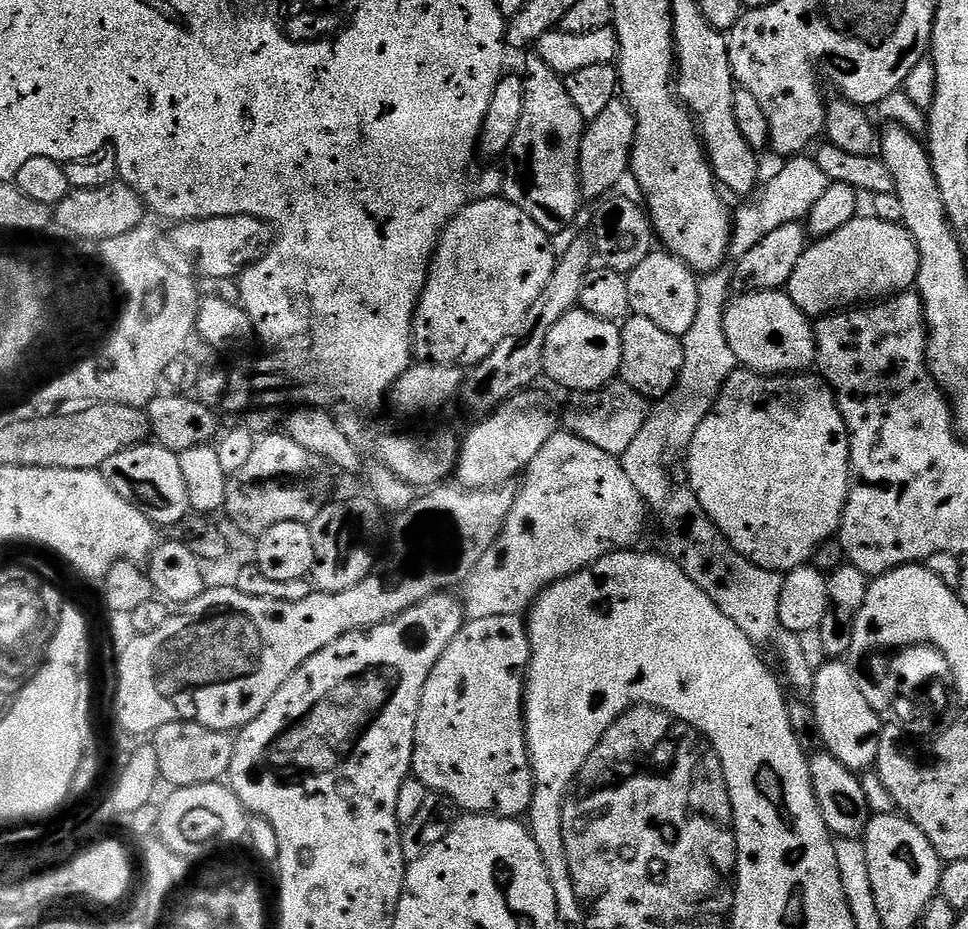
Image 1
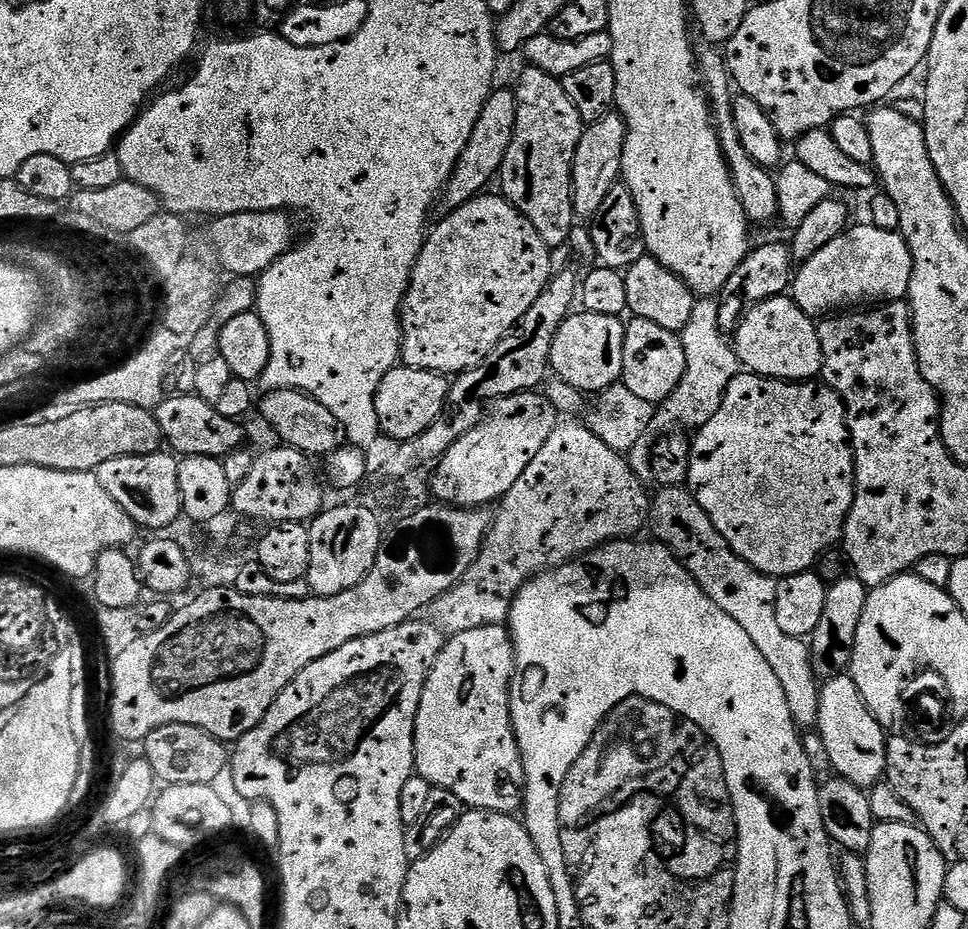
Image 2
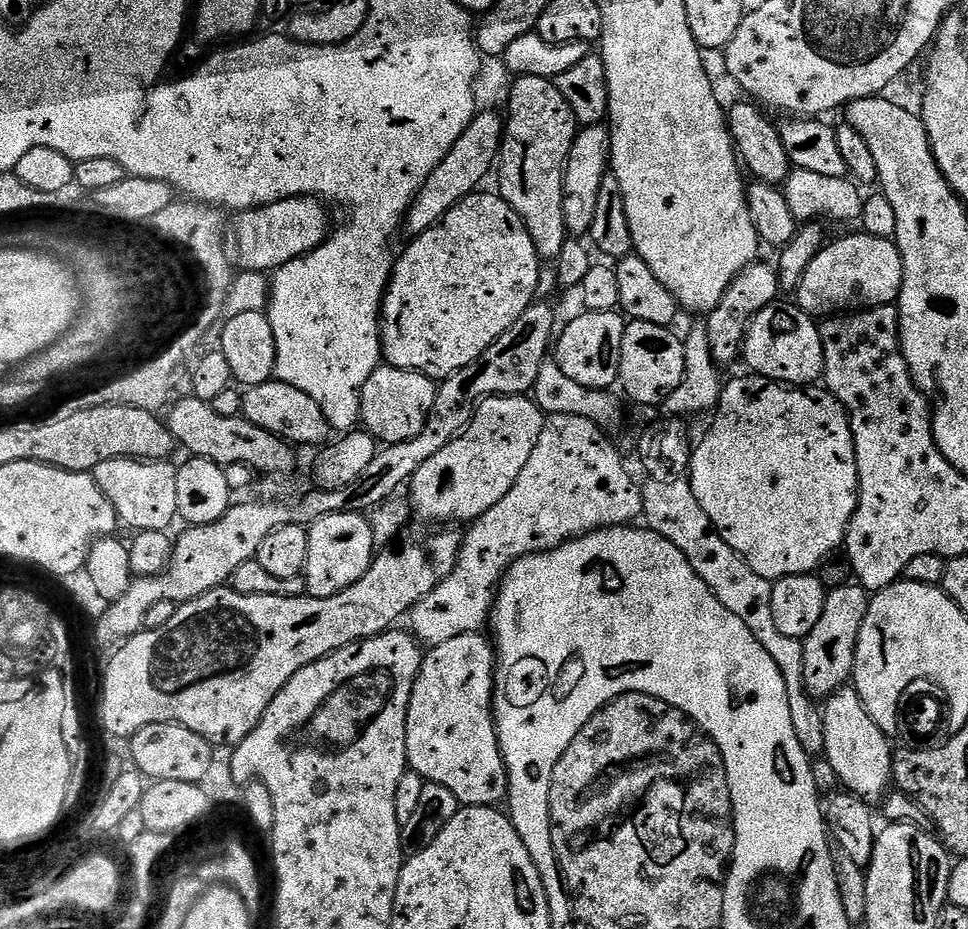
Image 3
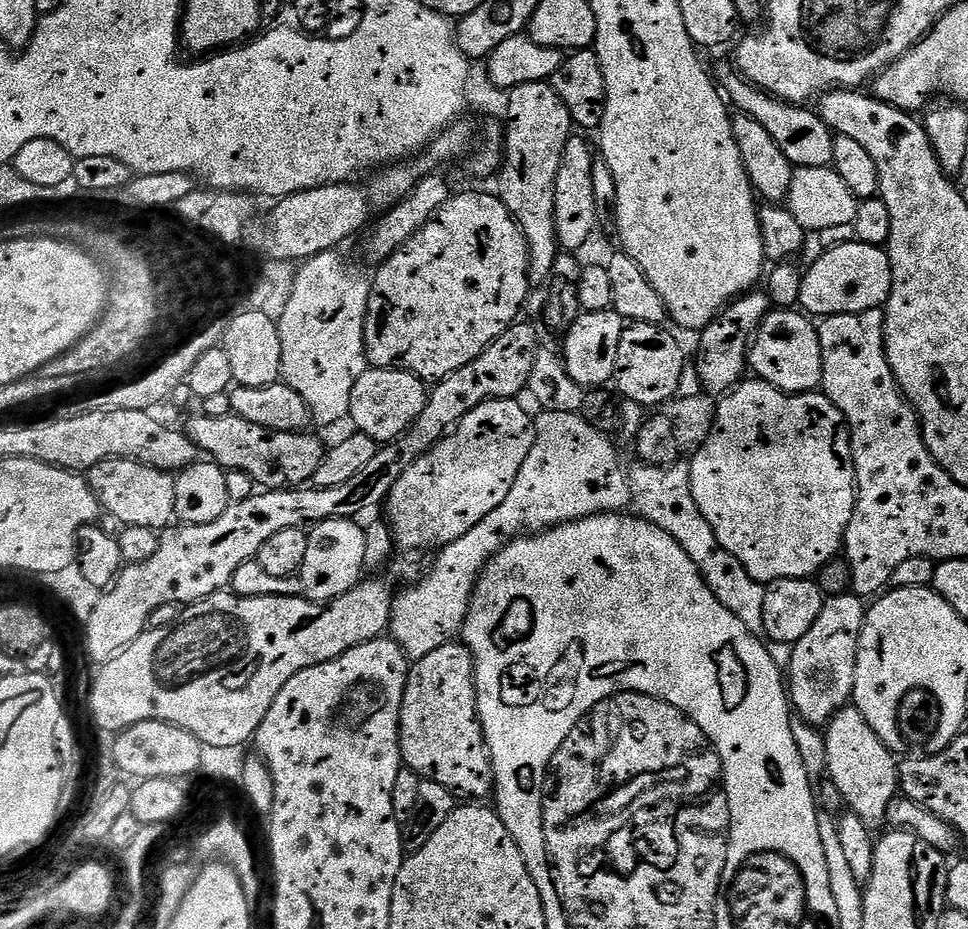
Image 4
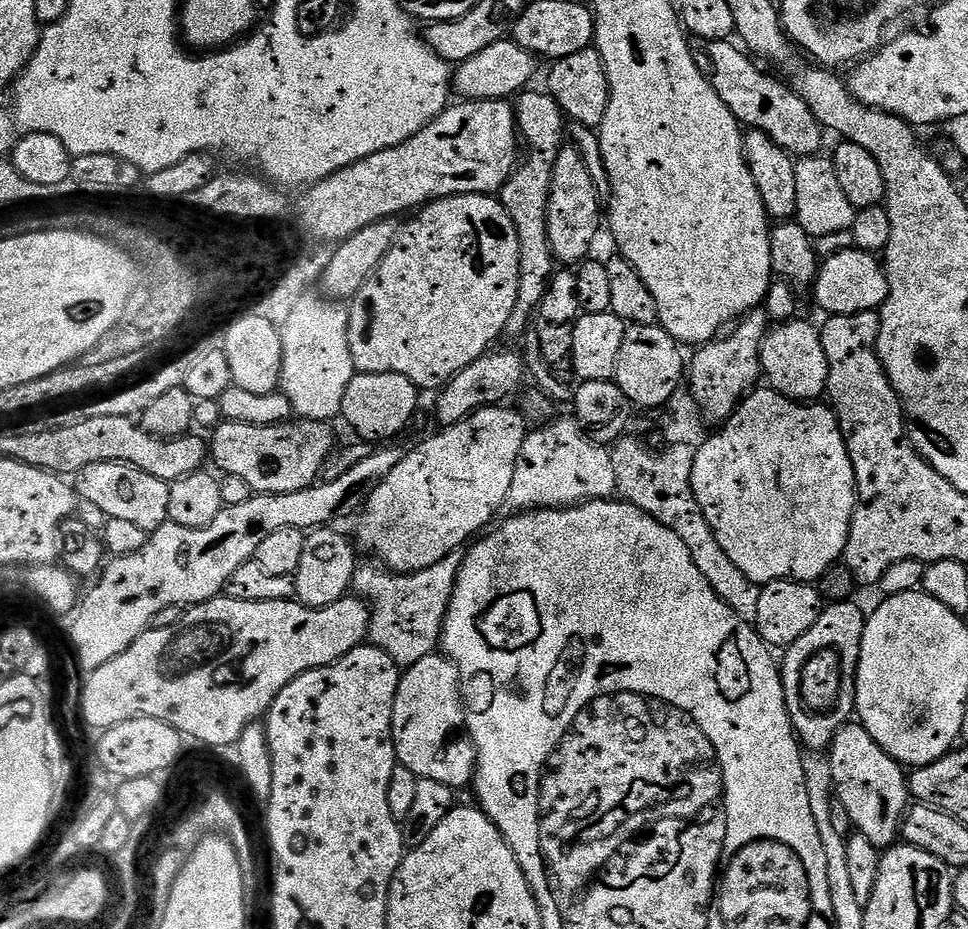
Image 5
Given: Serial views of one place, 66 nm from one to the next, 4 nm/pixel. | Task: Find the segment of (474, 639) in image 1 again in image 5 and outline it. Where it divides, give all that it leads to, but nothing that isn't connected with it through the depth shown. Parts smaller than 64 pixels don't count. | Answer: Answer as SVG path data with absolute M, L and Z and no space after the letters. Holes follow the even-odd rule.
M433 654L414 662L403 669L398 682L398 694L394 698L394 718L392 719L392 737L399 767L410 770L421 780L433 780L460 790L473 783L476 774L476 747L465 735L466 709L464 698L460 694L460 670L454 661L443 654Z

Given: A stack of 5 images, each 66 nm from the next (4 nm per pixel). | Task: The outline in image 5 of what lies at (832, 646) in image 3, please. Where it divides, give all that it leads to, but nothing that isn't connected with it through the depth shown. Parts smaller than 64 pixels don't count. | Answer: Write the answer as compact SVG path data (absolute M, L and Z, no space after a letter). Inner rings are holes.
M847 602L847 603L829 603L827 607L823 609L820 613L820 617L818 618L818 622L814 622L814 626L810 626L810 630L806 630L806 634L802 634L802 638L798 638L798 642L794 642L787 650L783 653L782 656L782 675L784 678L784 701L786 702L786 706L788 707L788 713L790 714L790 718L792 719L792 728L796 731L797 737L803 745L805 749L814 751L814 752L824 752L825 750L831 749L832 746L832 739L835 738L836 732L839 728L843 728L845 724L849 723L853 719L854 716L854 709L856 706L856 671L858 670L858 662L860 661L860 639L862 638L862 634L864 633L864 622L866 619L866 612L863 612L862 609L859 608L858 605L854 604L855 602ZM826 644L838 644L842 650L844 650L844 662L840 662L838 658L836 658L836 662L838 662L838 674L842 674L842 680L846 680L846 686L844 686L844 694L842 694L842 702L840 704L836 704L836 700L832 700L832 704L826 700L826 718L824 718L824 708L822 708L822 718L814 718L812 714L808 714L808 706L802 706L804 702L802 702L802 694L804 692L800 692L798 688L818 688L818 674L802 674L802 662L814 652L814 650L820 650L820 652L830 652L830 650L824 650L824 646Z

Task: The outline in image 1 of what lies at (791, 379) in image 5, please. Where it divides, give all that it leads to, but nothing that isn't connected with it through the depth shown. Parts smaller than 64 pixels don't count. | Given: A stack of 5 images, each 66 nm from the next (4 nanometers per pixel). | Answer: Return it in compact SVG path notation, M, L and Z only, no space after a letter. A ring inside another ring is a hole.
M787 291L749 292L740 294L733 299L724 312L724 329L726 342L730 342L730 350L734 350L737 365L743 366L749 372L758 372L765 376L781 374L804 374L808 367L816 364L816 334L814 324L805 316L798 306L789 298Z

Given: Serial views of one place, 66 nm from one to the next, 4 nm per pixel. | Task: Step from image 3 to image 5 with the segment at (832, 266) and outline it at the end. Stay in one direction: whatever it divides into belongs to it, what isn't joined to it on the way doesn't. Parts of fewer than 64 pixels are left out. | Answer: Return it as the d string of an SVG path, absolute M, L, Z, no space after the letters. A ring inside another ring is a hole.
M848 246L845 252L836 252L828 261L819 265L814 293L816 304L828 316L849 316L863 312L876 312L888 301L888 276L879 255L861 252Z

